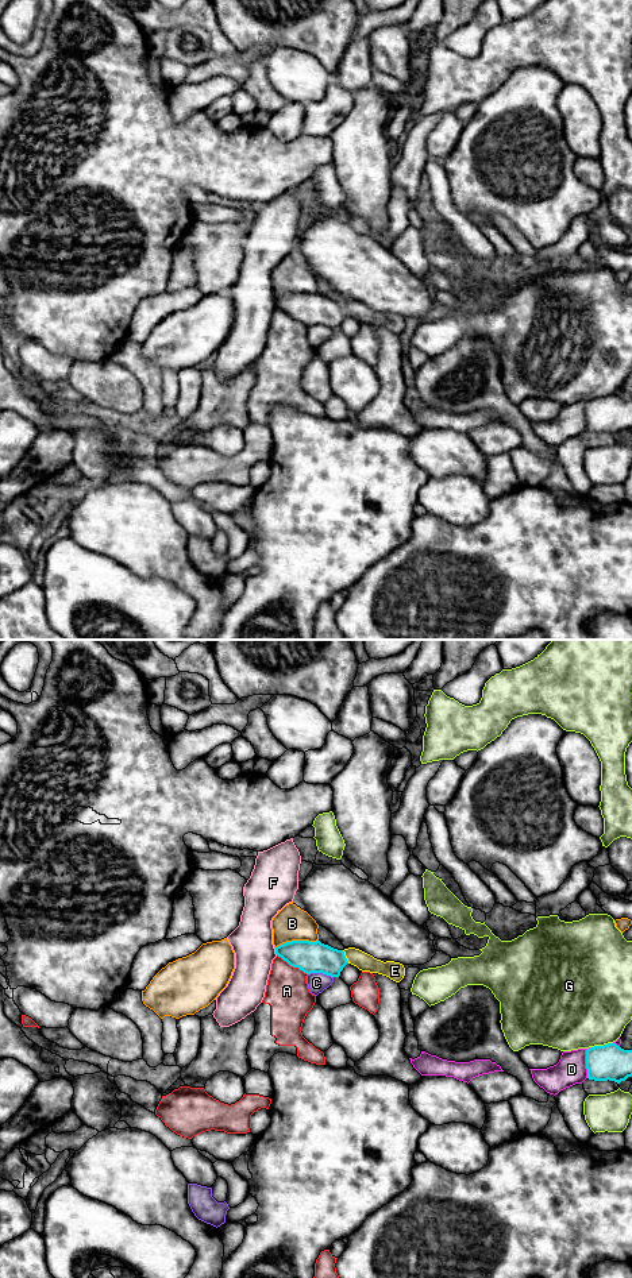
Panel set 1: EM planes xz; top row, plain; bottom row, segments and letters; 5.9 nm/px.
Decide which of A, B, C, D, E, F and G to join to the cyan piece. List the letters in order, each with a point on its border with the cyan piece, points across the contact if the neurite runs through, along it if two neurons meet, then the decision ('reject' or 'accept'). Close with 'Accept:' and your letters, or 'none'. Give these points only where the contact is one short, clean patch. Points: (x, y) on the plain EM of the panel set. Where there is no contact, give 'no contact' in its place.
A: xz (292, 317) | reject
B: xz (296, 293) | reject
C: xz (320, 324) | reject
D: xz (586, 414) | reject
E: xz (345, 309) | along xz (342, 302), (349, 315) | reject
F: xz (276, 304) | reject
G: xz (601, 398) | reject
Accept: none

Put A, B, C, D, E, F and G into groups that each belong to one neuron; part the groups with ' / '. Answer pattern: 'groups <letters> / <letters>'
groups A / B / C / D / E / F / G

